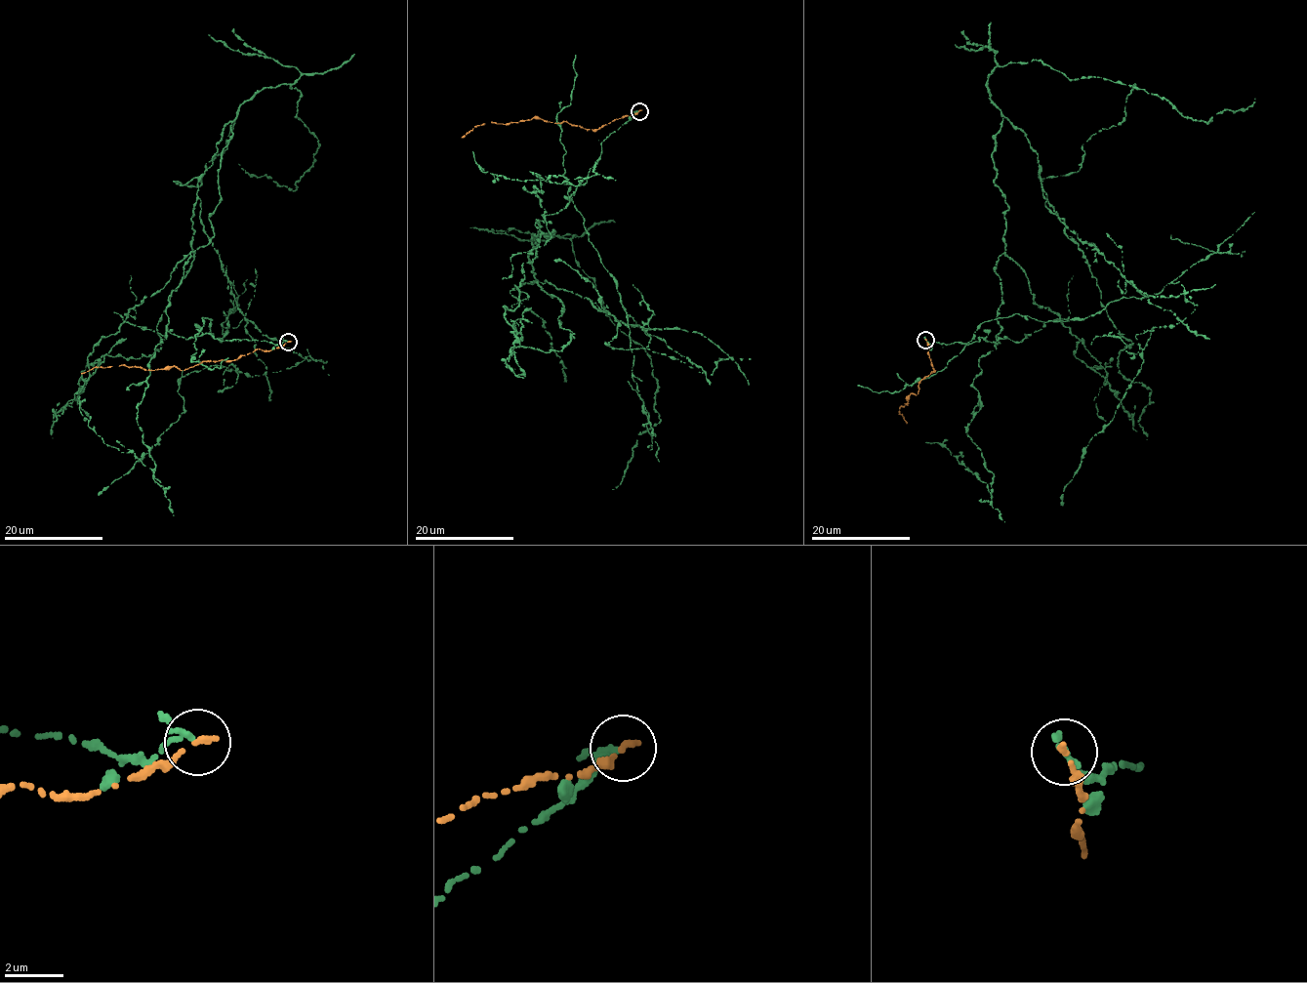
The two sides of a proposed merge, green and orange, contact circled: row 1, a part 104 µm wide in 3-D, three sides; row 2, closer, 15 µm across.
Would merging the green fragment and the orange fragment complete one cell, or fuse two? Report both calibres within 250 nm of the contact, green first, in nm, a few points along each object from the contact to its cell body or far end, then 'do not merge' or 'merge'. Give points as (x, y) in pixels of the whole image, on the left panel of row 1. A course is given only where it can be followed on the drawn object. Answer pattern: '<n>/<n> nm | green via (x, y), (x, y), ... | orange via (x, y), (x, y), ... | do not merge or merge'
180/200 nm | green via (287, 342), (167, 330), (214, 235), (228, 122), (199, 218), (265, 372), (183, 376), (184, 411), (98, 494) | orange via (288, 342), (271, 350), (256, 349), (228, 361), (200, 361), (182, 370), (122, 364), (81, 373) | do not merge

